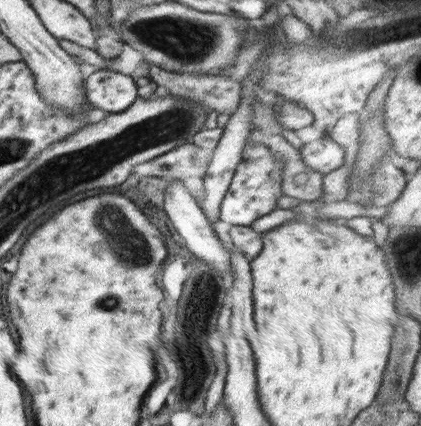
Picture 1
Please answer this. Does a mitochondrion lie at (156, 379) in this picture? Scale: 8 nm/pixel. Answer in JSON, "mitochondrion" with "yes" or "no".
{"mitochondrion":"no"}

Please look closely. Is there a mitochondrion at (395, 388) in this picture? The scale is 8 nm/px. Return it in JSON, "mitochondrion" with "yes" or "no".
{"mitochondrion":"yes"}

